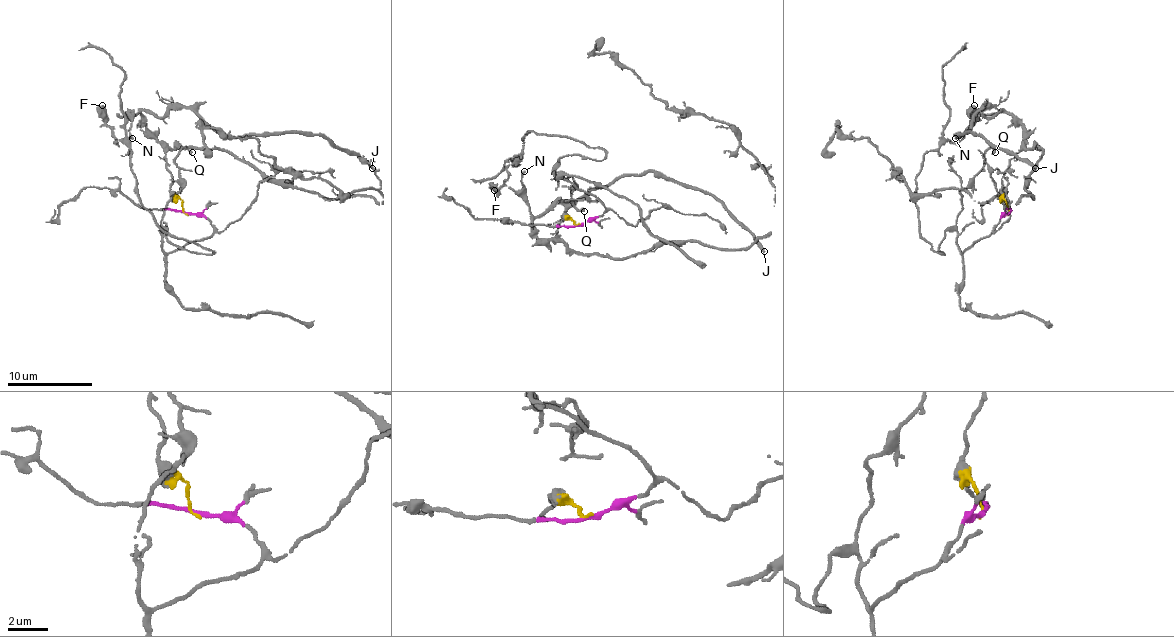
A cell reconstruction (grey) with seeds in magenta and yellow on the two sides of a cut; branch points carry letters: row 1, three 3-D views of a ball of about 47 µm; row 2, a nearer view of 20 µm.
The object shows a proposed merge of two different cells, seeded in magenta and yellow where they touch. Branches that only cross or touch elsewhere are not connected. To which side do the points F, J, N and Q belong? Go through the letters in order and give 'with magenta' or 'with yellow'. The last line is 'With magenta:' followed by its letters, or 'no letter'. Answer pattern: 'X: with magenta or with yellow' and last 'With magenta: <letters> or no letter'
F: with magenta
J: with yellow
N: with yellow
Q: with magenta
With magenta: F, Q

